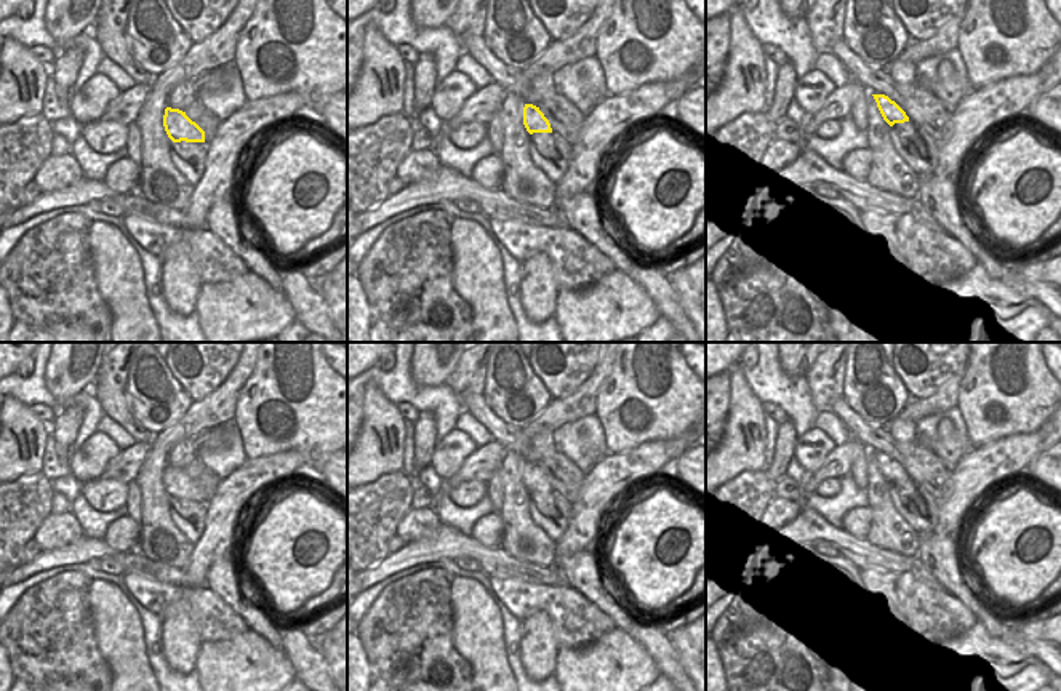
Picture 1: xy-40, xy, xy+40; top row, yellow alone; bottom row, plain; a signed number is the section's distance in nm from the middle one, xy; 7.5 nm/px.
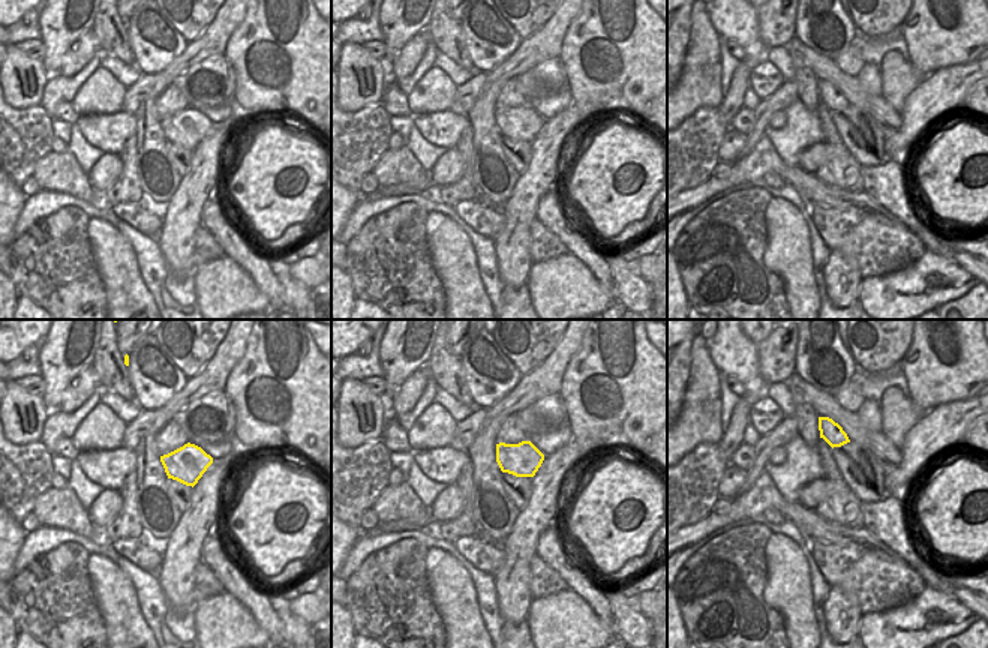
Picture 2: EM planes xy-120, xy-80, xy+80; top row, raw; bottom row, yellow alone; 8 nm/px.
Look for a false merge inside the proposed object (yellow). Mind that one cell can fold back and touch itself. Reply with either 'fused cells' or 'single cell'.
fused cells

